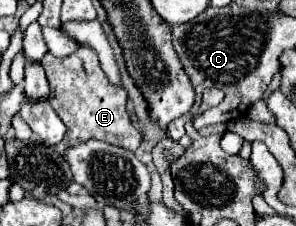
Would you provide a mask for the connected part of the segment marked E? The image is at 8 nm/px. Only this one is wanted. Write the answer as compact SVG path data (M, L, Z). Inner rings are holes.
M80 48L72 56L66 58L54 58L52 54L46 54L42 60L42 68L46 70L48 82L50 82L50 104L60 116L60 120L68 128L68 136L56 146L60 154L64 154L66 148L72 148L76 144L82 144L84 140L102 140L126 150L136 150L142 142L142 136L138 128L134 128L130 114L126 110L128 94L126 90L112 86L106 78L106 74L100 68L98 56L90 48Z

